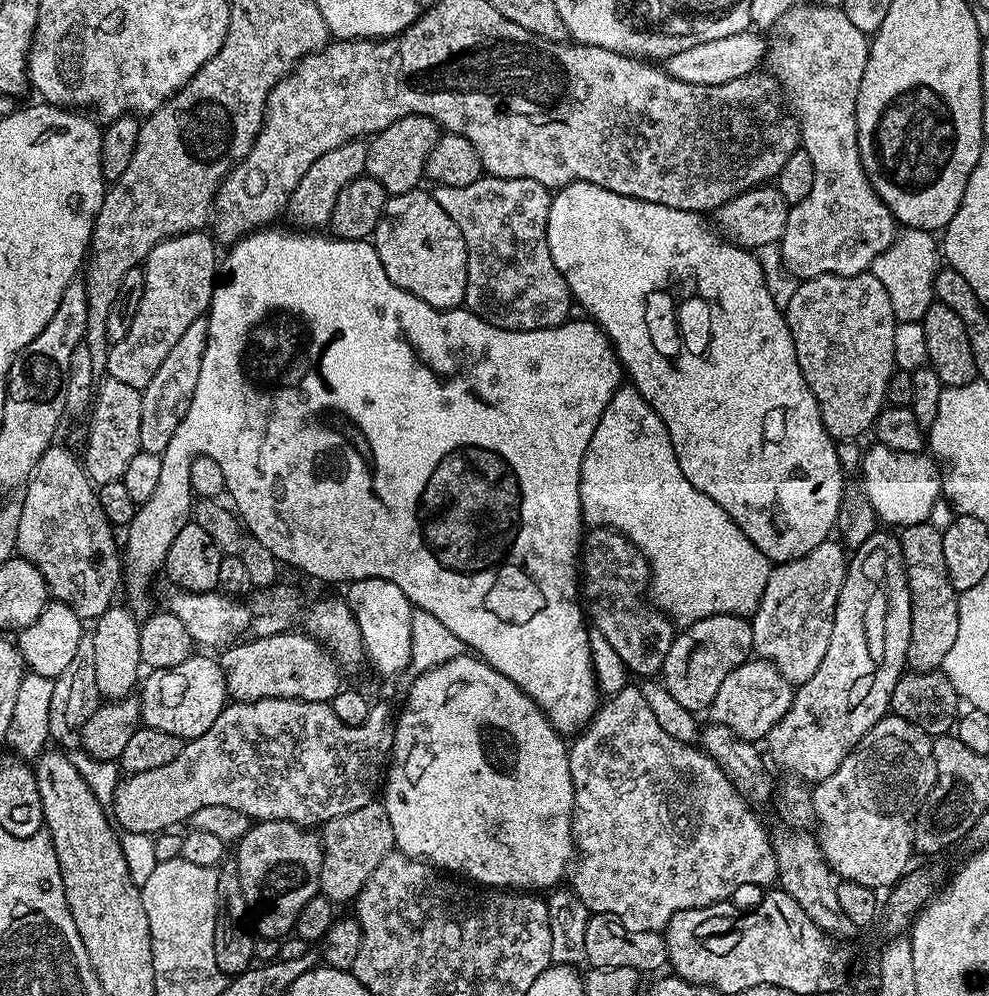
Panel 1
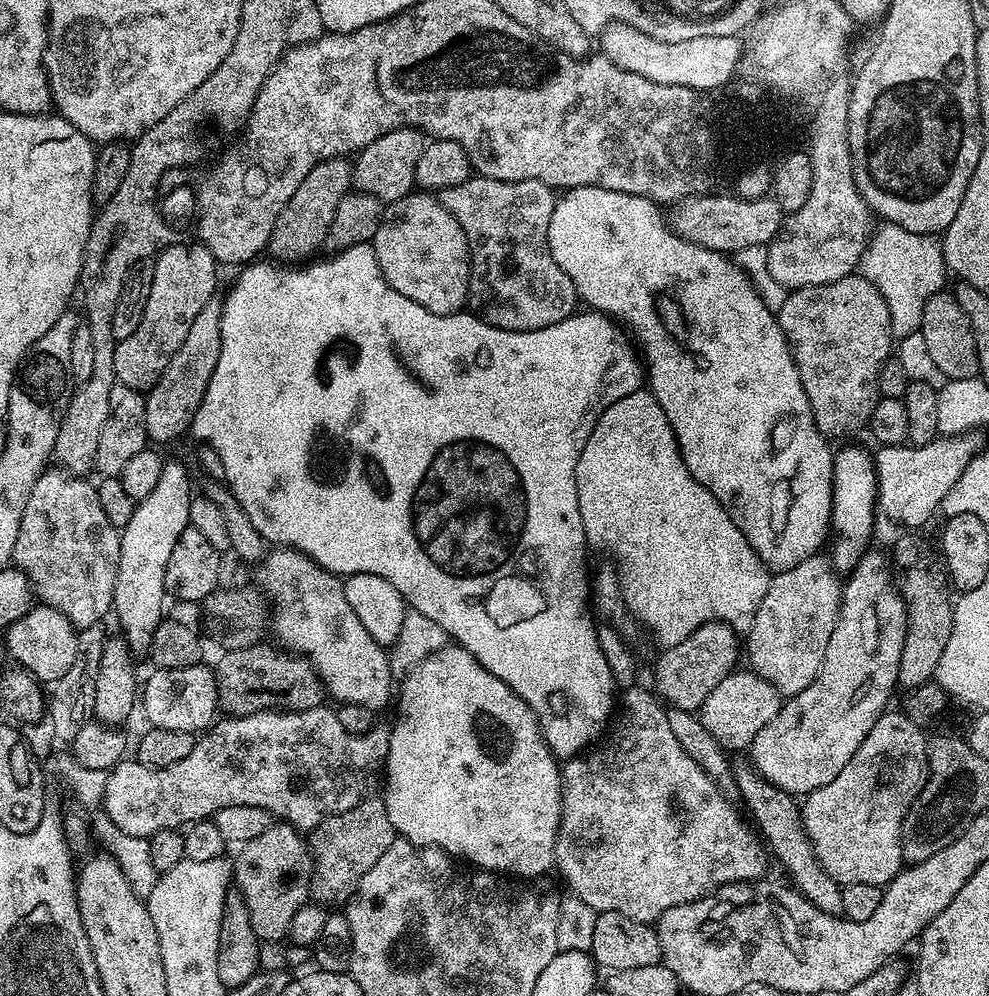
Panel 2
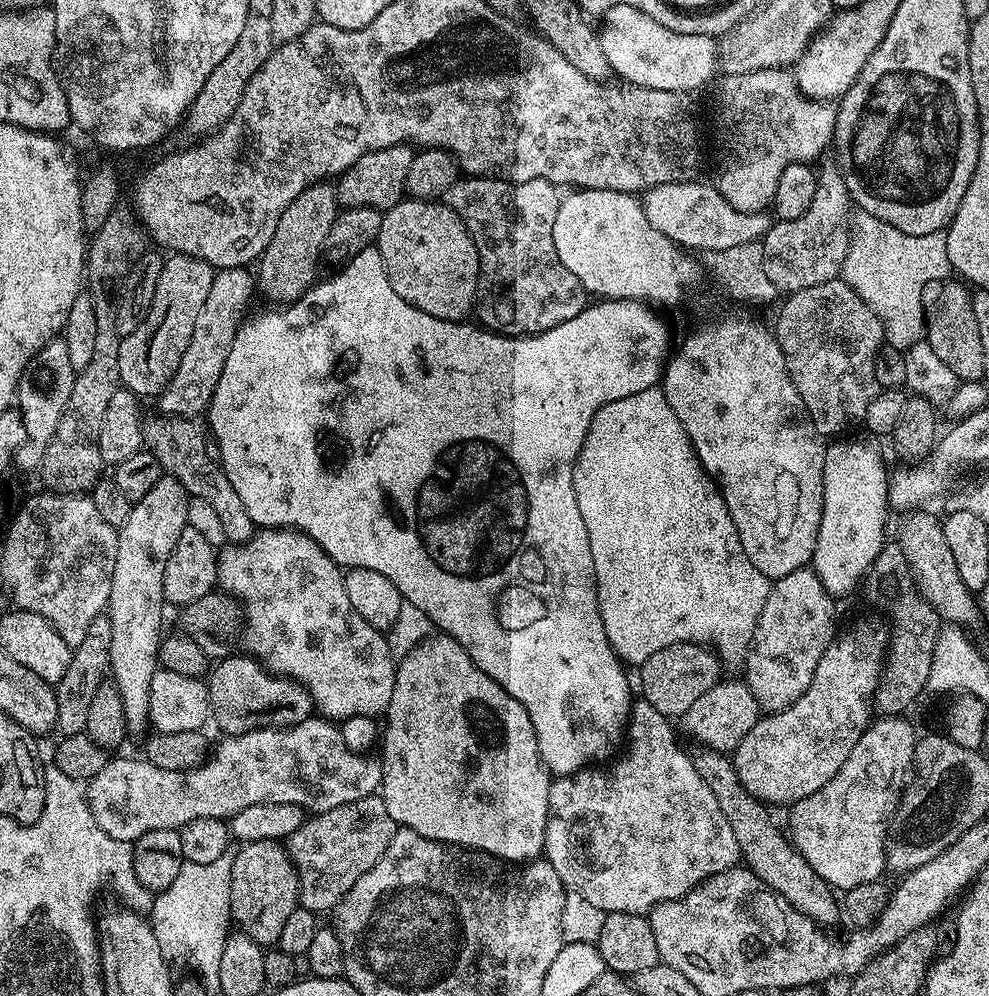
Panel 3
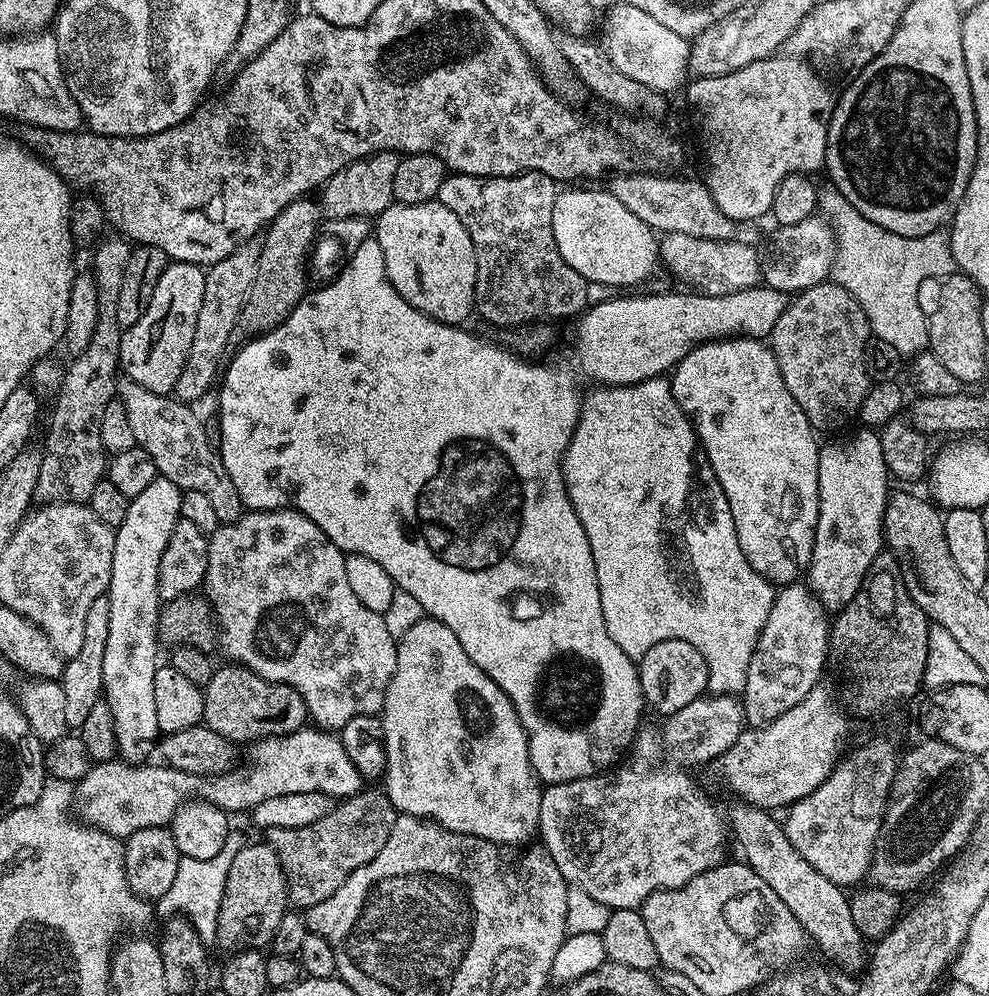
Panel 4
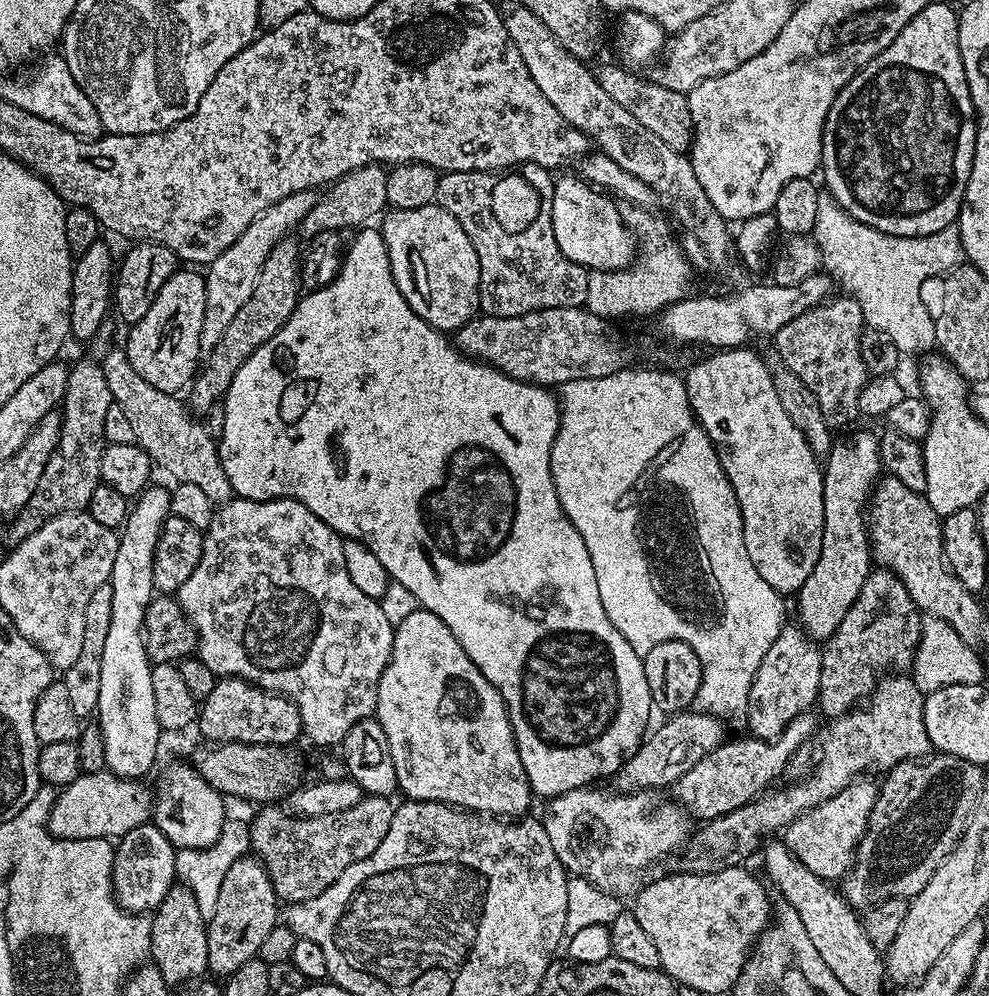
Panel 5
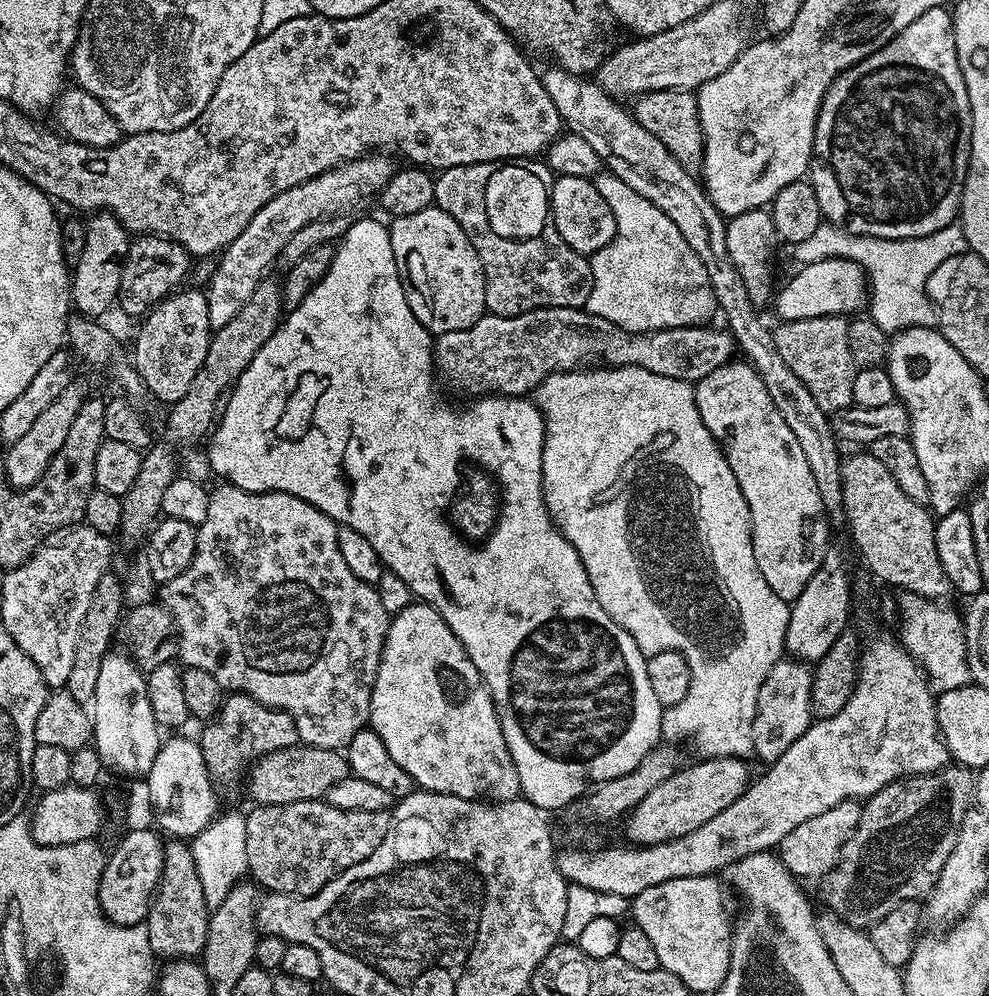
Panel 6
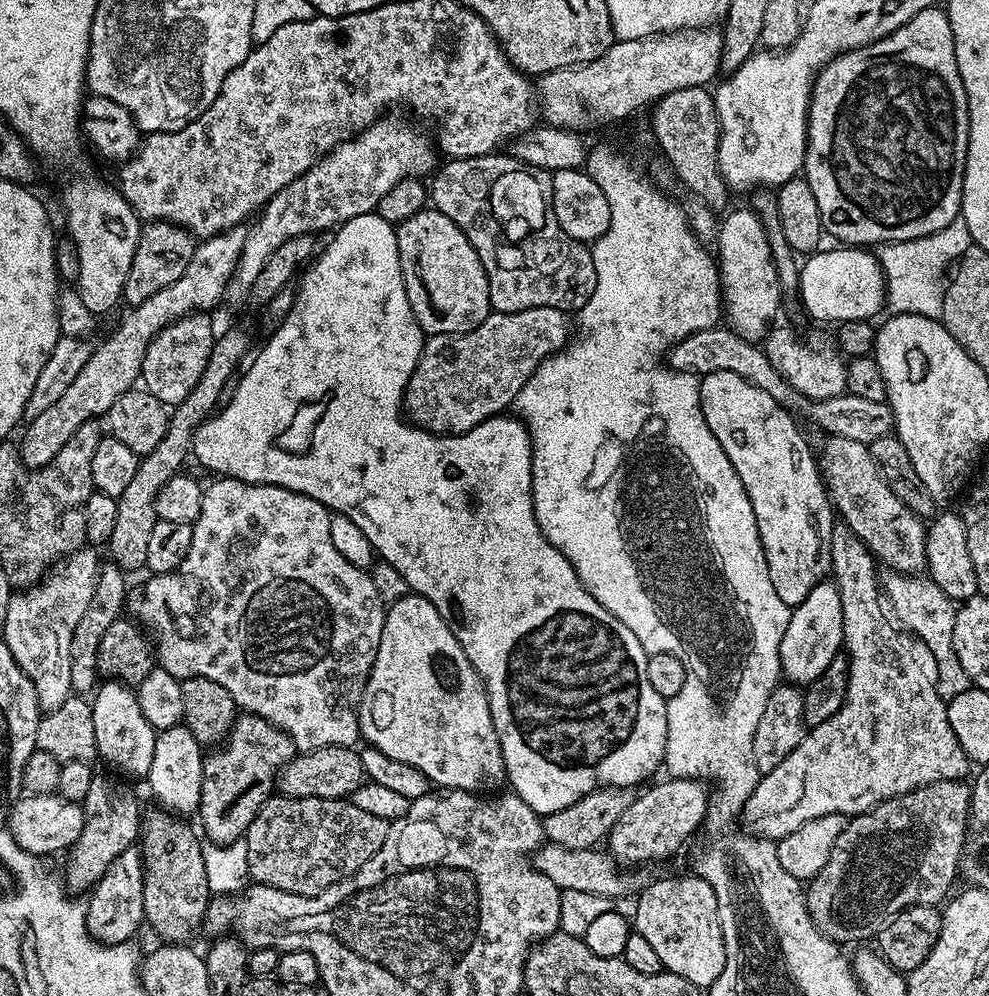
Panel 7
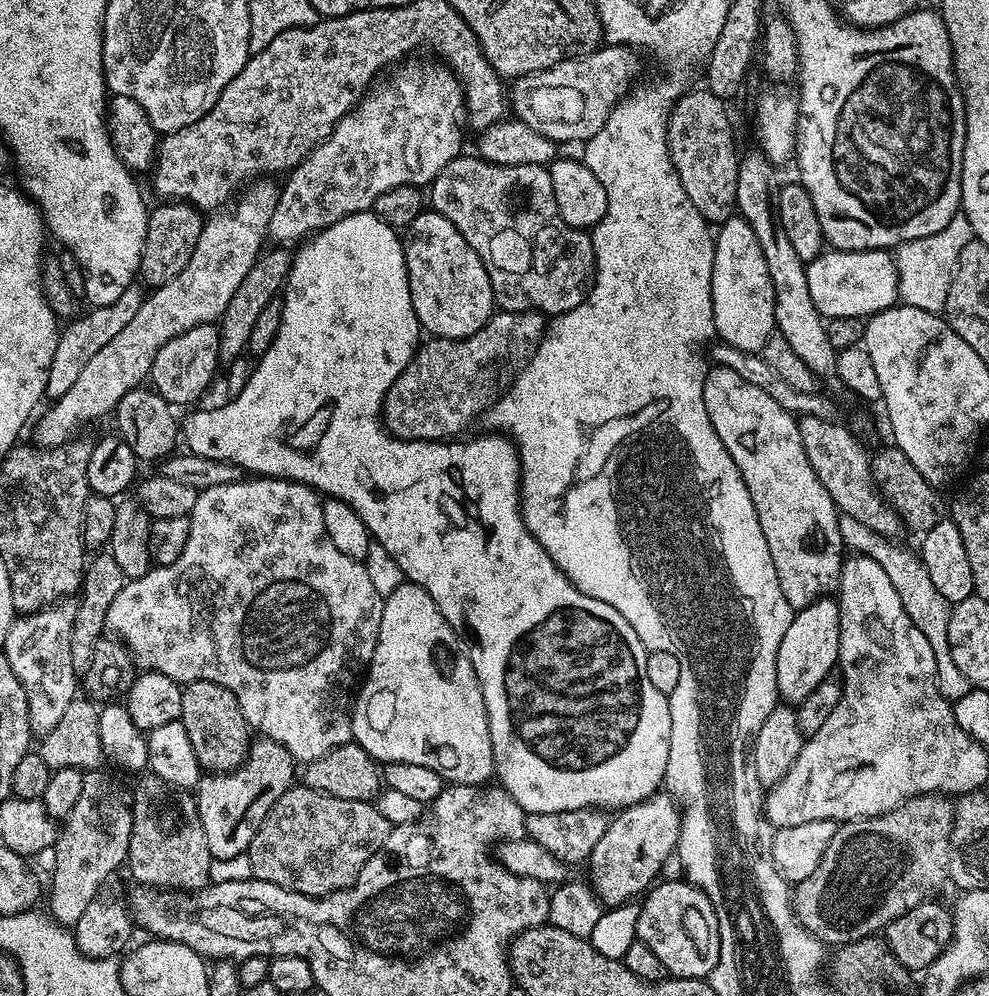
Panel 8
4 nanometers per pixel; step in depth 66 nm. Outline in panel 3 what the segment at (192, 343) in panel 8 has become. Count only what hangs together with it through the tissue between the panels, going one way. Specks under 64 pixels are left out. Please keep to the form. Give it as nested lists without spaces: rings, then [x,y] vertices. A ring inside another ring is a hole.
[[[179,254],[169,255],[165,259],[154,302],[142,326],[138,326],[134,334],[123,337],[118,350],[120,383],[138,398],[159,397],[170,382],[174,370],[178,370],[178,362],[182,360],[182,353],[190,342],[191,332],[194,331],[198,310],[202,310],[202,302],[206,302],[206,294],[210,294],[213,275],[213,265],[204,260]]]

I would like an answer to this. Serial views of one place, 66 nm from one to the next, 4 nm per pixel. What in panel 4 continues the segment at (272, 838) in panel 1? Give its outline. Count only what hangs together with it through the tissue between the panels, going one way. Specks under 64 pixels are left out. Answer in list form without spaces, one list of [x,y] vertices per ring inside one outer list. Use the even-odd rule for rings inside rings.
[[[266,842],[245,843],[234,862],[230,862],[230,874],[226,874],[226,890],[222,890],[222,906],[218,906],[214,939],[228,954],[263,949],[271,945],[274,930],[278,930],[278,922],[282,922],[289,908],[288,883],[272,847]]]

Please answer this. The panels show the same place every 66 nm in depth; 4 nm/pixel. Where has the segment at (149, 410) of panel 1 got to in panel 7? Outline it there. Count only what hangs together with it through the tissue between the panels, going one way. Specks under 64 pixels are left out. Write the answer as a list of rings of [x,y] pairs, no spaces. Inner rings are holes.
[[[388,114],[375,120],[359,136],[351,140],[344,140],[334,150],[330,150],[327,156],[323,156],[314,166],[310,166],[310,170],[306,170],[306,174],[302,174],[294,182],[290,182],[290,186],[283,188],[278,194],[274,194],[274,198],[269,200],[259,215],[255,217],[256,225],[248,228],[248,237],[242,246],[242,254],[238,258],[236,272],[227,286],[227,302],[240,304],[251,297],[254,278],[258,278],[258,273],[262,270],[262,266],[266,266],[270,254],[274,254],[274,250],[278,250],[278,246],[282,246],[282,242],[286,242],[286,238],[298,238],[298,234],[307,232],[321,234],[320,232],[326,231],[325,233],[327,233],[350,218],[358,218],[358,214],[376,211],[378,198],[382,198],[382,194],[386,194],[398,182],[411,176],[427,177],[438,164],[437,149],[433,147],[430,140],[429,144],[427,138],[422,133],[415,132],[406,121],[395,120],[392,114]]]

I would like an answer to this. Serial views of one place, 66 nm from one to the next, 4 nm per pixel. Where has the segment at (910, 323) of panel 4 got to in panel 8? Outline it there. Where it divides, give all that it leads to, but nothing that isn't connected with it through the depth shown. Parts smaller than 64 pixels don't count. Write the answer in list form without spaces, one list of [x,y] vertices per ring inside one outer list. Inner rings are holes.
[[[961,210],[954,214],[954,218],[950,218],[950,222],[946,222],[946,226],[942,226],[942,230],[938,230],[938,234],[926,234],[926,238],[914,238],[896,245],[894,255],[900,300],[918,310],[943,313],[946,294],[950,294],[950,282],[958,266],[958,254],[962,254],[966,242],[973,238],[970,218],[966,218],[966,214]]]

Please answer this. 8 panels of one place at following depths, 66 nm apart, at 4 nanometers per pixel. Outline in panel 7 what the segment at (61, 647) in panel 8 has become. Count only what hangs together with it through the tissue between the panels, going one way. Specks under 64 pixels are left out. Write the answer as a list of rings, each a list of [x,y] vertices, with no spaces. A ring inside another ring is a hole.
[[[85,546],[77,552],[71,552],[49,571],[48,575],[38,584],[30,588],[13,591],[8,609],[6,622],[2,626],[2,643],[14,654],[20,669],[30,678],[34,690],[38,694],[41,713],[53,712],[66,702],[66,698],[73,695],[70,686],[70,642],[74,638],[74,626],[82,622],[82,614],[86,614],[86,606],[90,606],[90,598],[94,598],[96,573],[101,567],[102,559],[95,547]]]

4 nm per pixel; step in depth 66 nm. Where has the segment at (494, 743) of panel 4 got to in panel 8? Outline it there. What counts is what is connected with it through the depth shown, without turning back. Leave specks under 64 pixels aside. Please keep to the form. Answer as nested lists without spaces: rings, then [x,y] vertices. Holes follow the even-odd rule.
[[[403,583],[398,586],[389,596],[384,597],[384,609],[382,610],[382,626],[378,630],[378,642],[374,646],[372,661],[369,662],[362,676],[362,683],[354,696],[354,707],[351,709],[352,716],[352,740],[362,746],[369,756],[377,762],[393,764],[394,762],[414,762],[418,766],[430,766],[448,784],[483,784],[487,785],[493,779],[496,771],[494,762],[494,750],[490,742],[490,730],[488,729],[488,715],[486,714],[486,702],[482,698],[480,683],[476,677],[474,666],[470,662],[465,645],[462,643],[455,630],[442,618],[434,598],[422,590],[417,584]]]

